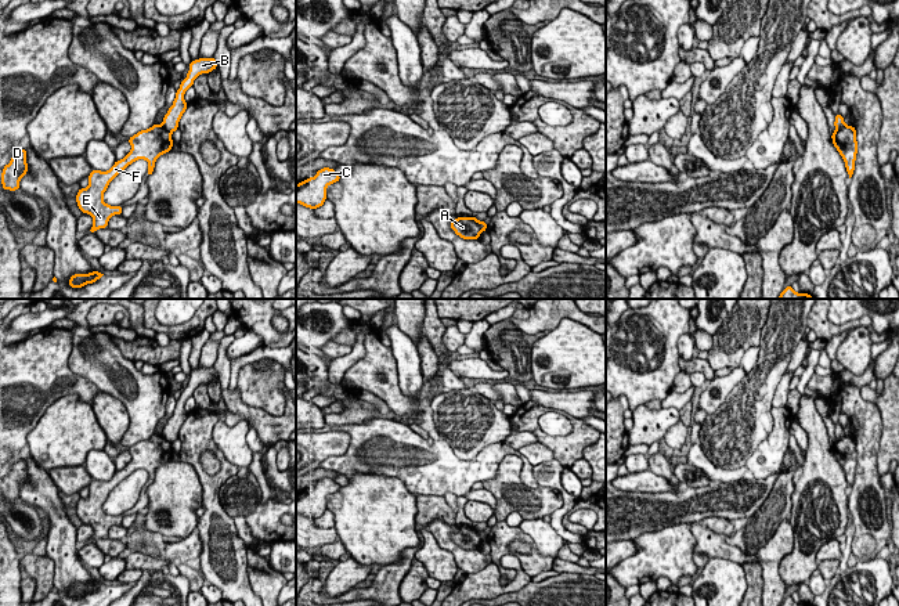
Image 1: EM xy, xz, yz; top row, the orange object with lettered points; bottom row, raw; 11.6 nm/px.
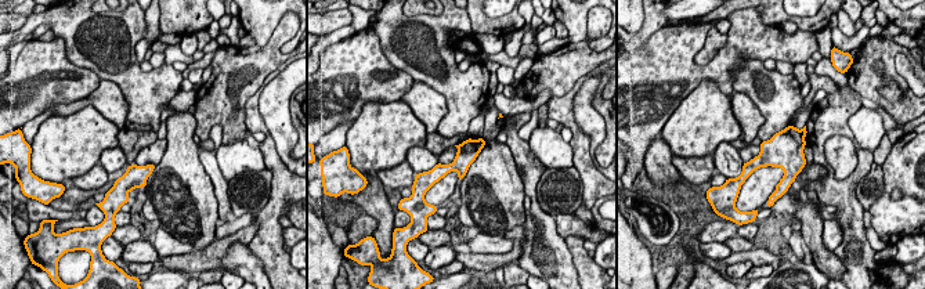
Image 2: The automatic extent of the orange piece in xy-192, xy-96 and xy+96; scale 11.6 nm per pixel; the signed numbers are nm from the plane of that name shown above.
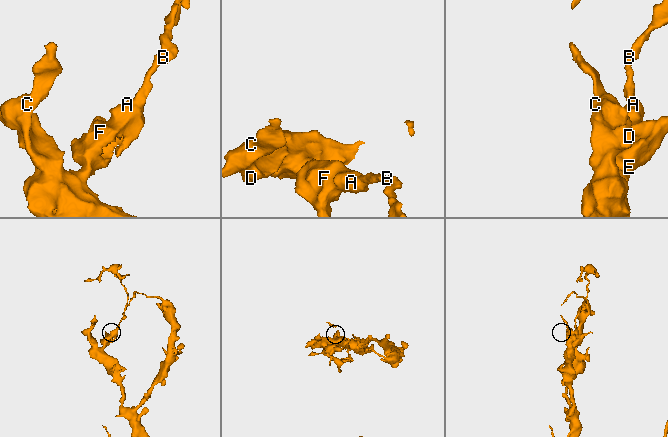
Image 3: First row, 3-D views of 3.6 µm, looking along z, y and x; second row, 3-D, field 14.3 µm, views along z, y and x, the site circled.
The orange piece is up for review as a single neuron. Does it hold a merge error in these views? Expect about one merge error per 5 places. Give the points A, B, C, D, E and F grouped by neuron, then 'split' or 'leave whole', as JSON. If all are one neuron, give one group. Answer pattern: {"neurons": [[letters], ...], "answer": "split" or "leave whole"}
{"neurons": [["A", "C", "D", "E", "F"], ["B"]], "answer": "split"}

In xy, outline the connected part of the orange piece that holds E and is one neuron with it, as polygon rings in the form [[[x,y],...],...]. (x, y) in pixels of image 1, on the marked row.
[[[154,125],[147,130],[140,130],[129,138],[131,151],[108,172],[91,170],[89,176],[89,187],[80,188],[76,195],[77,208],[93,217],[94,223],[89,232],[95,232],[100,228],[106,228],[112,216],[122,216],[122,206],[111,206],[104,202],[102,196],[109,183],[129,165],[137,159],[148,162],[147,176],[151,176],[155,169],[156,159],[169,152],[173,147],[172,133],[165,130],[162,125]]]

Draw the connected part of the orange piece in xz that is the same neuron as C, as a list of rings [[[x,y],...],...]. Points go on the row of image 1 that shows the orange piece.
[[[329,167],[317,172],[314,177],[296,184],[296,203],[310,209],[317,209],[326,201],[326,188],[337,183],[340,176]]]

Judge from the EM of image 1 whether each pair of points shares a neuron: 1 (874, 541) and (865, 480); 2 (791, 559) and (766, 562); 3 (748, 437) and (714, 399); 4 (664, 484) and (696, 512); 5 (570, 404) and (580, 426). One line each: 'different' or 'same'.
1: same
2: different
3: different
4: different
5: different

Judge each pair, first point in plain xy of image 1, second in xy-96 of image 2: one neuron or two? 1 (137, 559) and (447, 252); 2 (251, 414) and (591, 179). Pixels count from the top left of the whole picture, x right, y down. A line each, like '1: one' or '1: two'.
1: two
2: one

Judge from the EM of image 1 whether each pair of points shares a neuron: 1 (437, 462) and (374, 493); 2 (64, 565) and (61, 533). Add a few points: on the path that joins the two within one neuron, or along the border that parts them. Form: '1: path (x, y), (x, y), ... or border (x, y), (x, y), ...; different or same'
1: border (368, 473), (396, 476), (415, 496); different
2: path (64, 556), (61, 541); same

